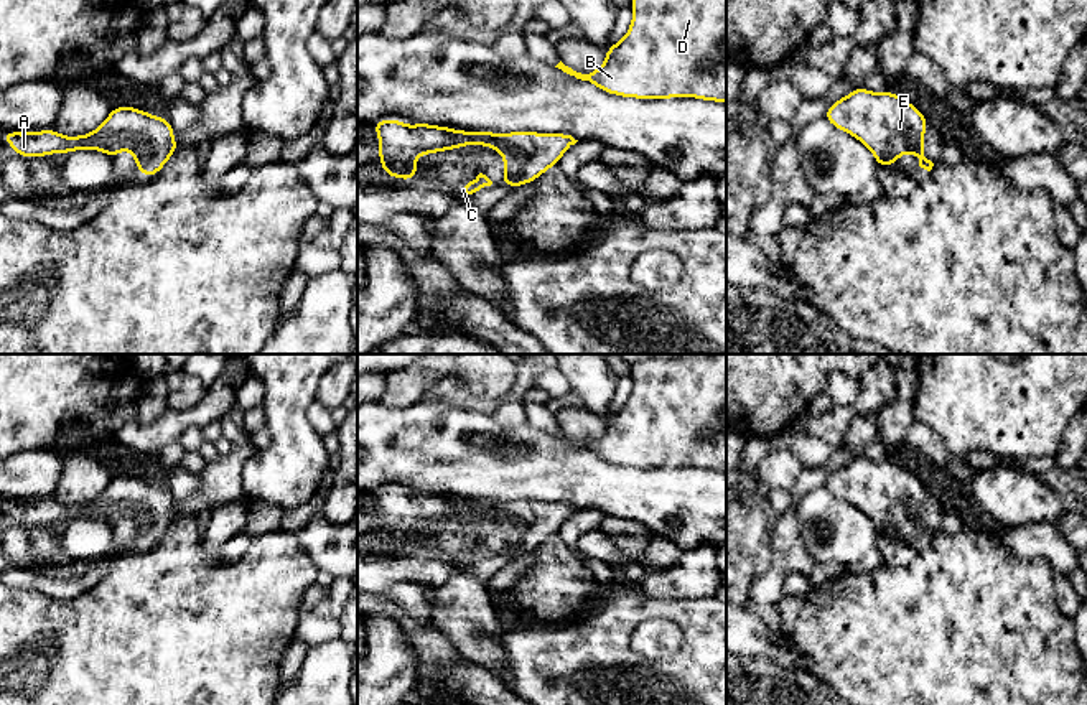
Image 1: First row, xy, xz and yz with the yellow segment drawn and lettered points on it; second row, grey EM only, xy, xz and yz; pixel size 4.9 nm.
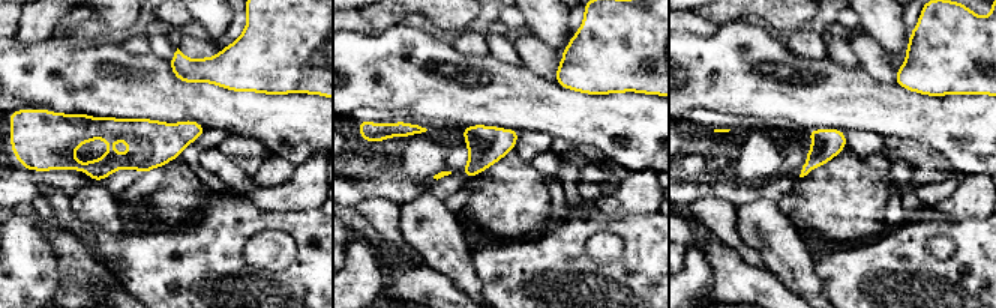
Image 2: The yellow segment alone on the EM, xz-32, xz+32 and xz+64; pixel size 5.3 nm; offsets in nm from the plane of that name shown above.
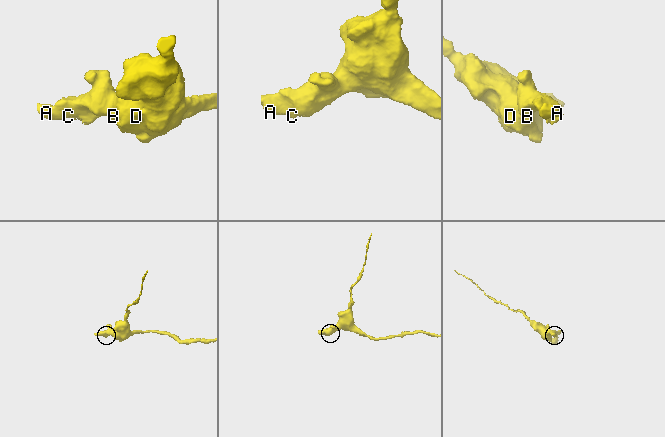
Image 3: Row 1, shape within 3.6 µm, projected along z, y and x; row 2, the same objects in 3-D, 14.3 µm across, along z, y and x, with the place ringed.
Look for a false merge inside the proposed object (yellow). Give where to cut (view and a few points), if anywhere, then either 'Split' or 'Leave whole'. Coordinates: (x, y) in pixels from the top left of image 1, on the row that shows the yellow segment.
No split. Leave whole

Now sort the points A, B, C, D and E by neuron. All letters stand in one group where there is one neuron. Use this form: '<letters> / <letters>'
A B C D E

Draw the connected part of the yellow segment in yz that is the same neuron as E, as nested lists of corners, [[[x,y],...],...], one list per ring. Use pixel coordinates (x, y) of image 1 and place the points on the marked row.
[[[866,87],[853,89],[833,102],[823,119],[860,140],[875,155],[878,166],[894,165],[903,153],[916,155],[919,166],[927,171],[934,166],[924,156],[927,119],[888,89],[879,94]]]

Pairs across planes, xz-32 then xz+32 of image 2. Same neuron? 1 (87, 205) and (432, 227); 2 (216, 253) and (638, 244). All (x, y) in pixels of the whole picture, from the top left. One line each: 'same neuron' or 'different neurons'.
1: same neuron
2: same neuron

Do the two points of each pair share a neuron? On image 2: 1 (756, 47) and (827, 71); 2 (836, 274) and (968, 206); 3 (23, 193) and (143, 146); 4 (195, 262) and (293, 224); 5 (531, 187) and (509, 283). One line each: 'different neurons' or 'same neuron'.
1: same neuron
2: different neurons
3: same neuron
4: same neuron
5: different neurons

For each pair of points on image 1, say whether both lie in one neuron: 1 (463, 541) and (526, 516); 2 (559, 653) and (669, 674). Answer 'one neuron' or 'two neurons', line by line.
1: one neuron
2: one neuron

